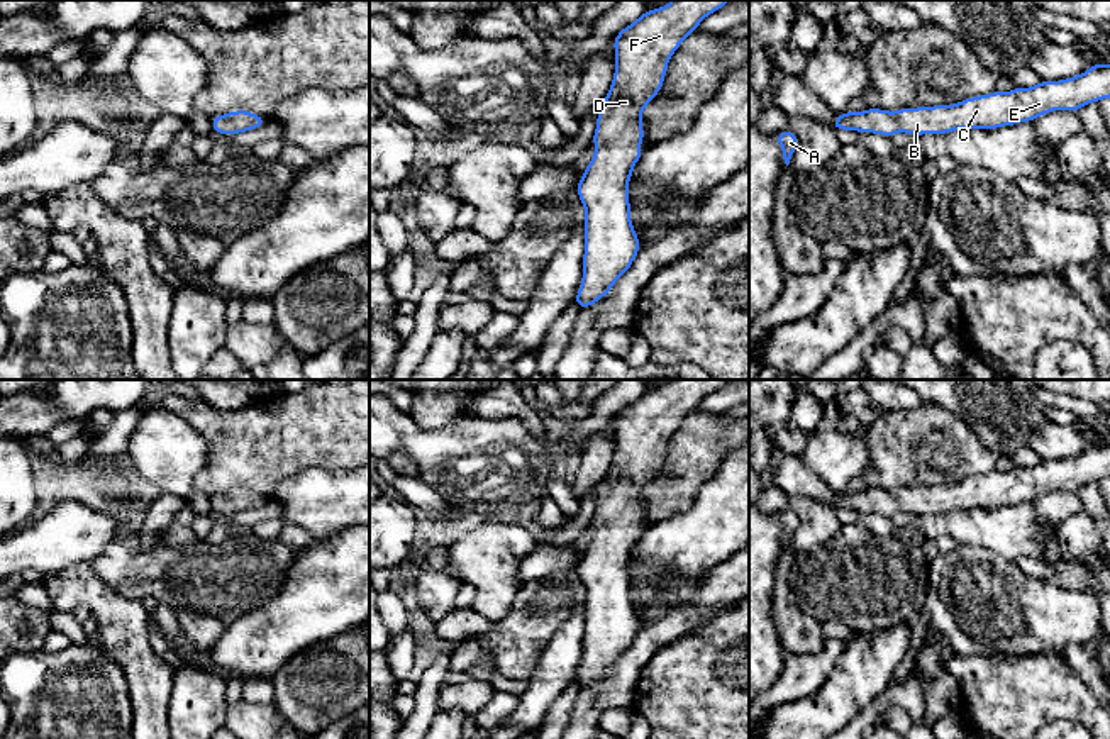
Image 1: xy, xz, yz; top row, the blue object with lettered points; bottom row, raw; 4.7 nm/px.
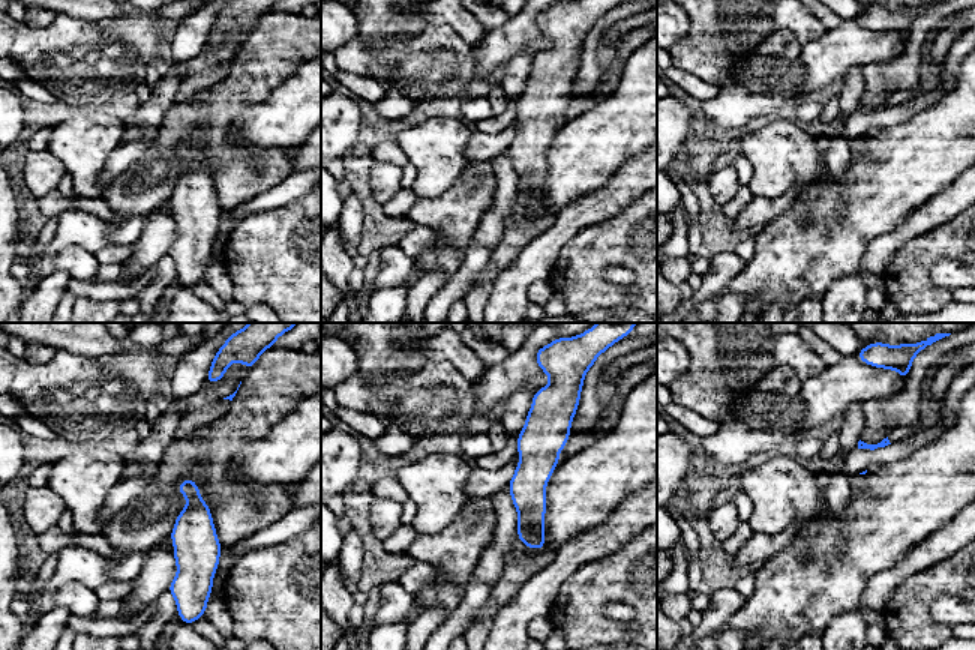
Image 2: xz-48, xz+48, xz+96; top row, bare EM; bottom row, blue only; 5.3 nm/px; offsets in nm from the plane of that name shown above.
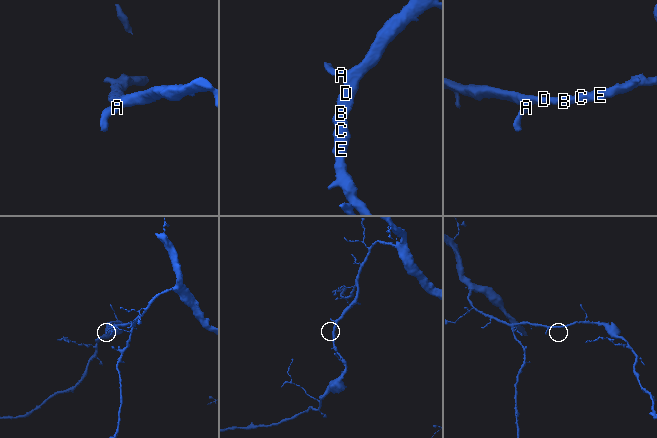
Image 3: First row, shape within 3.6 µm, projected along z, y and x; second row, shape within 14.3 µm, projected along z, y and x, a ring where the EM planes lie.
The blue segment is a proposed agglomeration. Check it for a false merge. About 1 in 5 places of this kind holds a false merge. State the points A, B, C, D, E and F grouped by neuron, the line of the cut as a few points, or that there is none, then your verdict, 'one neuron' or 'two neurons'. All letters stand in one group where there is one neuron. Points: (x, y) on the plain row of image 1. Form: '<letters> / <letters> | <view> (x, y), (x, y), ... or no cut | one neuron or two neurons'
A B C D E F | no cut | one neuron

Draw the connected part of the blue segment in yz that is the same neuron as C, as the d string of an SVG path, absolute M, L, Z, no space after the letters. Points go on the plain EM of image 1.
M1095 442L1088 451L1059 461L1039 461L1035 466L1015 466L1008 473L995 470L954 485L915 488L866 488L857 493L841 492L832 508L874 512L891 517L898 510L910 515L947 514L957 508L998 508L1054 492L1078 492L1091 481L1110 476L1110 444Z

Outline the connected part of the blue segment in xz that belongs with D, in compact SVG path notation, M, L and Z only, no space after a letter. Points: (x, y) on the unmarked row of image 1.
M673 380L646 390L613 417L615 454L591 519L598 529L576 566L585 586L583 659L574 678L580 688L603 678L641 629L627 566L642 536L642 490L661 471L668 441L683 419L729 381Z

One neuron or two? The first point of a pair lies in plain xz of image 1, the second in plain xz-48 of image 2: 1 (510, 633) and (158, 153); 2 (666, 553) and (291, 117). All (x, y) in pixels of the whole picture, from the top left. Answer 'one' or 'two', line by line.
1: one
2: one

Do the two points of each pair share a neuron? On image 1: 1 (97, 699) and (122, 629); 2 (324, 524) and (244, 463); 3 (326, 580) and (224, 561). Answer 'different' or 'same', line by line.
1: different
2: different
3: different

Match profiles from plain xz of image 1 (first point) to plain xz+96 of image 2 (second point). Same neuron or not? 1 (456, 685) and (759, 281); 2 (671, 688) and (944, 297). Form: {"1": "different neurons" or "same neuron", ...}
{"1": "different neurons", "2": "same neuron"}

